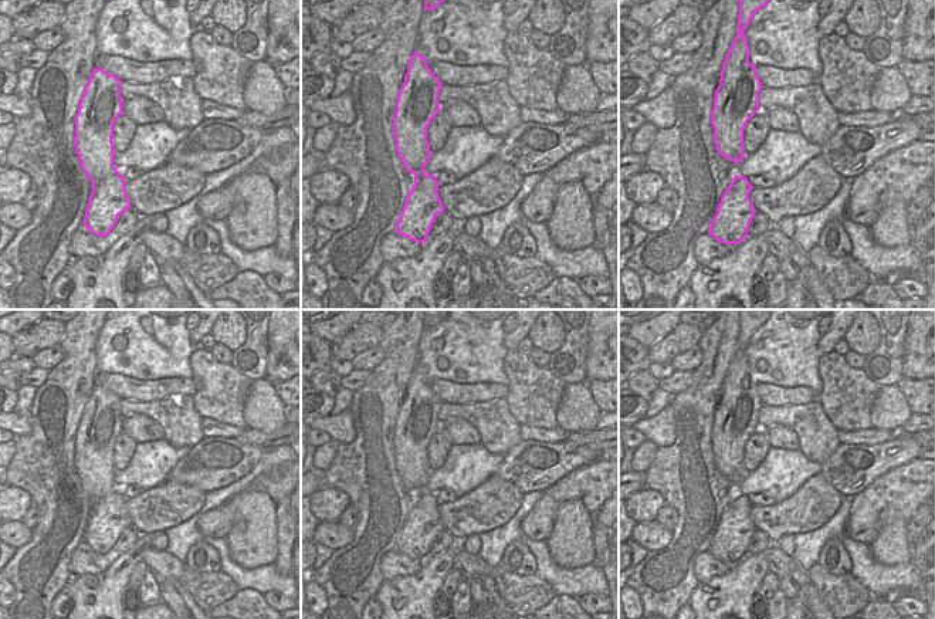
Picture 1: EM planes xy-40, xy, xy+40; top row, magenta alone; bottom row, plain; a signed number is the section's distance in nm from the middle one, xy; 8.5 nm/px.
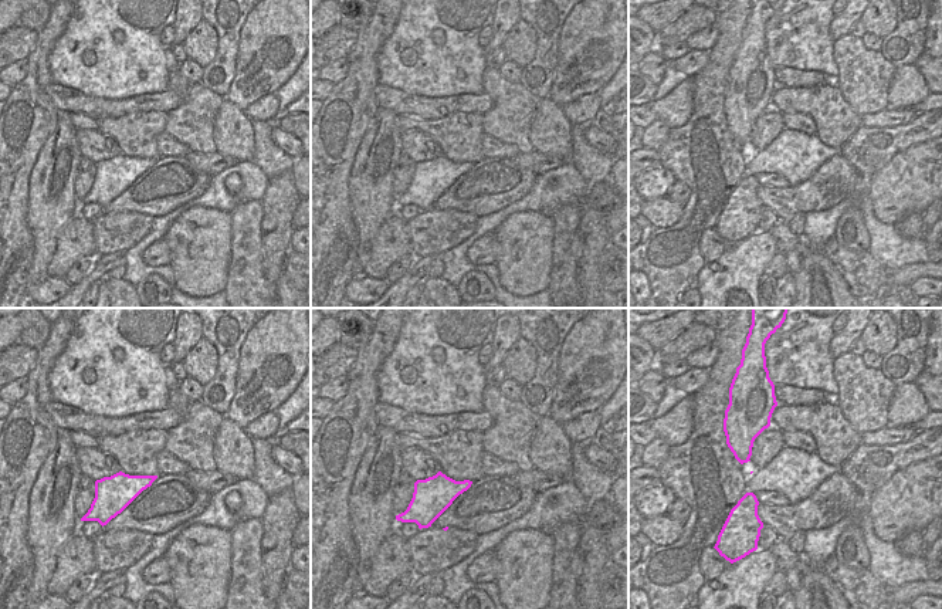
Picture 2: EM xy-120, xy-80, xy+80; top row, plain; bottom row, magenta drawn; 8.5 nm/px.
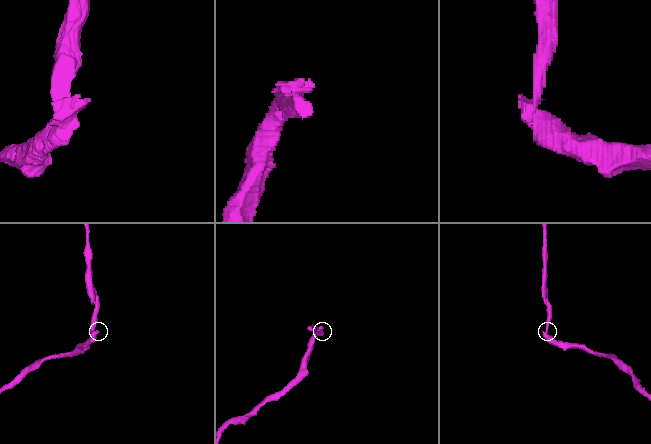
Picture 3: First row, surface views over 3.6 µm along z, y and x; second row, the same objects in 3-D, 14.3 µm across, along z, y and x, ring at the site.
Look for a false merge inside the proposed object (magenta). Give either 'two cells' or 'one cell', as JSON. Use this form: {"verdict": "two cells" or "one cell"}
{"verdict": "two cells"}

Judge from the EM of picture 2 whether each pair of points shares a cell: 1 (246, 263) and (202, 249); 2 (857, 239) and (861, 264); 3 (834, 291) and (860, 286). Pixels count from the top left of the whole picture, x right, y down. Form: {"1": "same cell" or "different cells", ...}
{"1": "different cells", "2": "different cells", "3": "different cells"}

